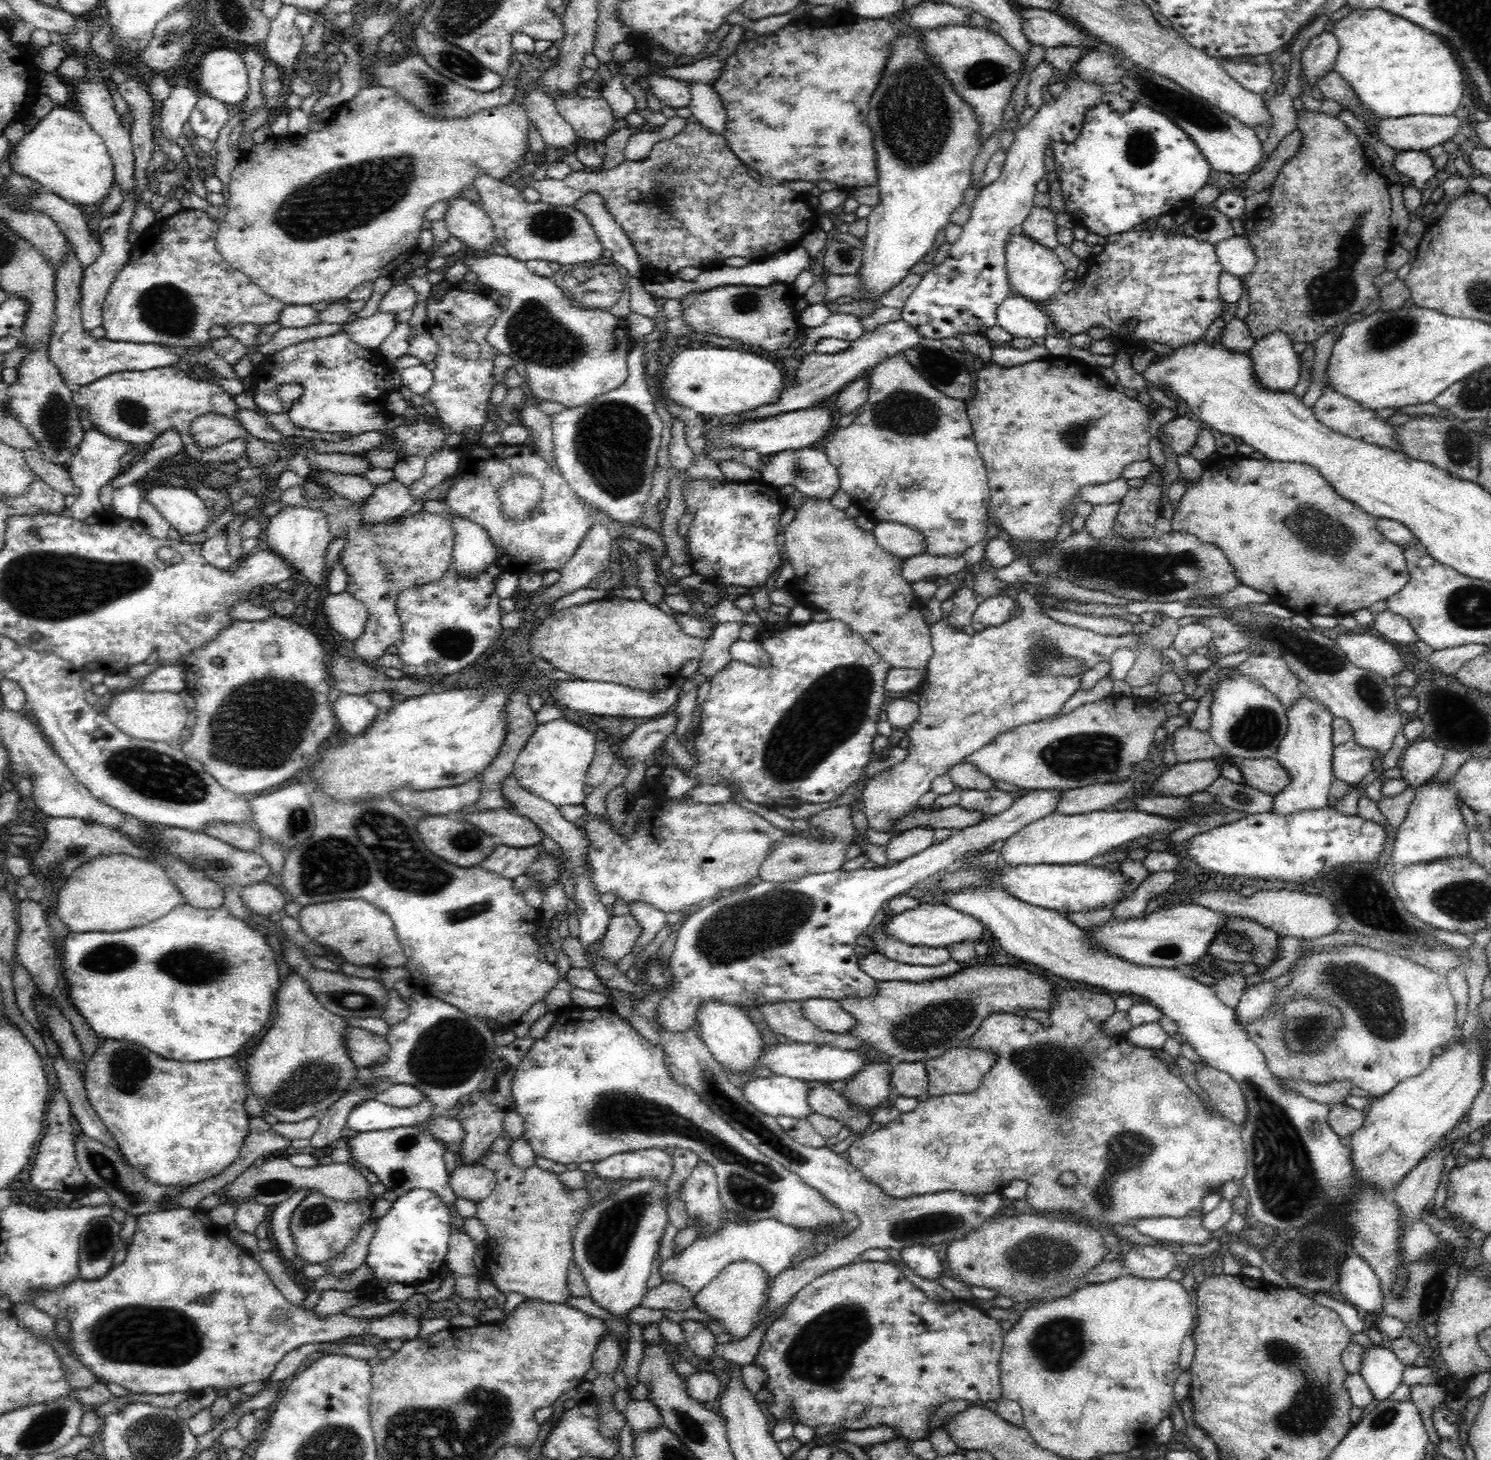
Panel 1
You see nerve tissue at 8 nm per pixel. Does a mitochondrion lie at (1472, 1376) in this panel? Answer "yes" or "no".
no

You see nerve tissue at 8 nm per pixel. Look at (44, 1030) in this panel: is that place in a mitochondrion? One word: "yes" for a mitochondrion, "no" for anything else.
no

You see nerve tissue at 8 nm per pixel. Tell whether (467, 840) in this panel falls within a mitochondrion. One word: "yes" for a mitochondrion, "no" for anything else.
yes

